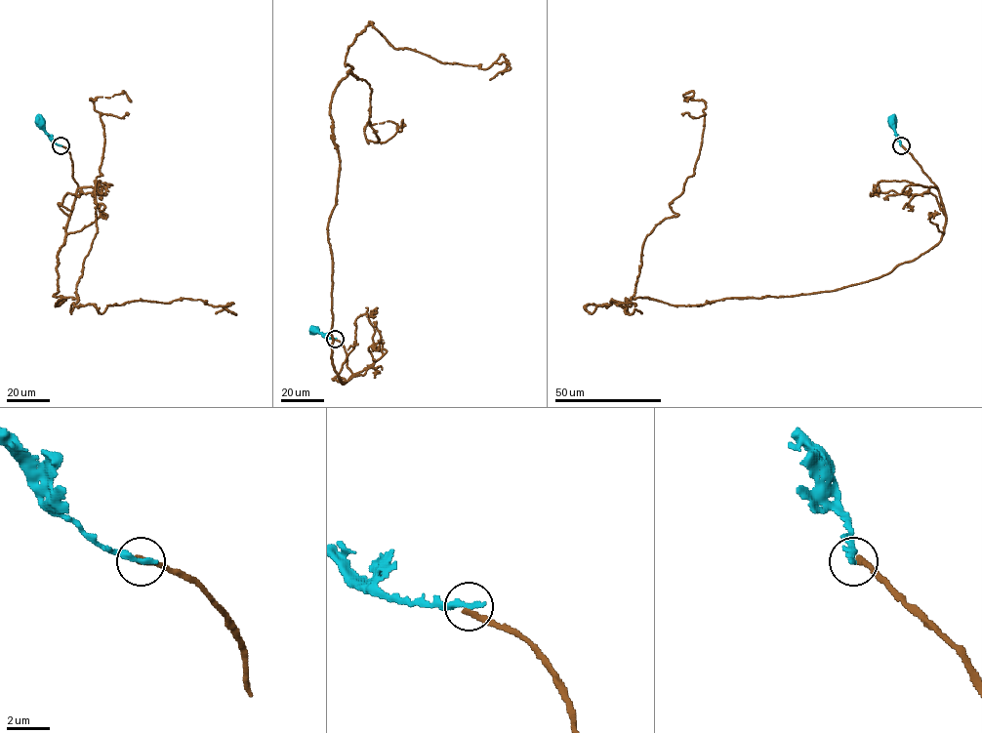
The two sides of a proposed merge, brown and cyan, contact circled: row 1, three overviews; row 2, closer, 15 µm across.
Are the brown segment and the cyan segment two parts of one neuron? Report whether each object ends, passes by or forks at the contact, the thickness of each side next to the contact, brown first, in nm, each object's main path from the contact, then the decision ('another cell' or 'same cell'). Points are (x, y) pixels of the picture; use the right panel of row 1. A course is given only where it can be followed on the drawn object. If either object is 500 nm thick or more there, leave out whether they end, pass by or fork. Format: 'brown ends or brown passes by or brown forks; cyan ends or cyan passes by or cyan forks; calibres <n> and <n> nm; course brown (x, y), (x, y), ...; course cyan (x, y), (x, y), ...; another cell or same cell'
brown ends; cyan ends; calibres 320 and 320 nm; course brown (901, 145), (945, 214), (913, 260), (834, 291), (632, 298), (693, 174), (706, 106), (687, 101); course cyan (901, 145), (893, 121); another cell

